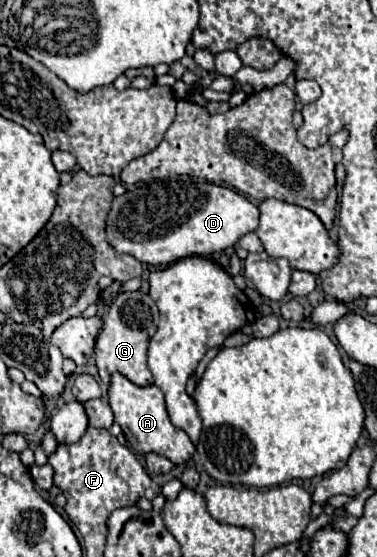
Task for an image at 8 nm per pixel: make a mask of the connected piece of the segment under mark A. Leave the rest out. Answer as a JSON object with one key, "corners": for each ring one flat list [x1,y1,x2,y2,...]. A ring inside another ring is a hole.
{"corners":[[112,374,112,382,108,388,108,402,110,408,114,412,114,422,118,422,124,430,124,434,128,436,128,440,134,444,138,454,160,454,166,456,168,460,172,460,174,464,188,464,188,460,194,456,194,444,188,438,188,434,180,428,176,428,166,412,166,404,164,404,164,394,158,386,150,384,150,386,136,386,132,384,128,378,124,378,122,374]]}

